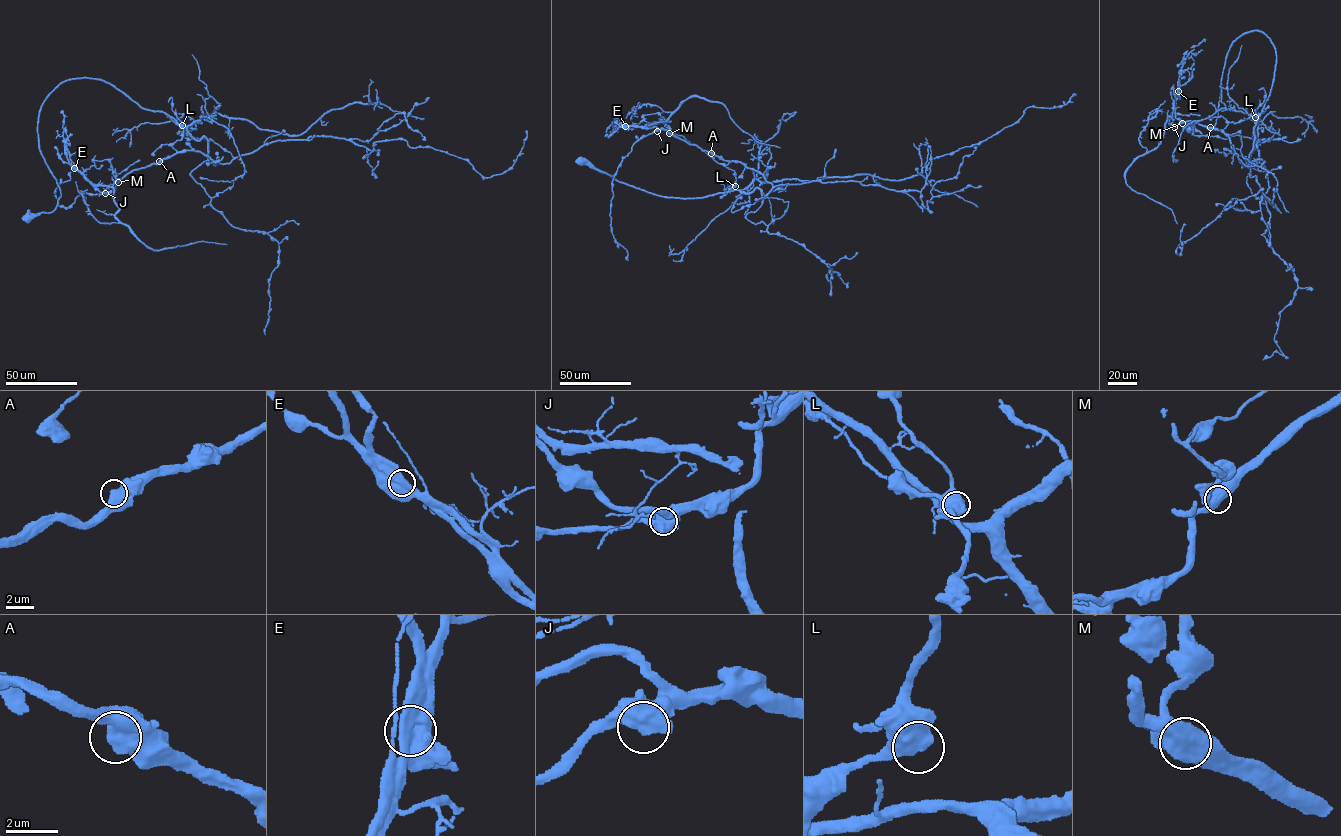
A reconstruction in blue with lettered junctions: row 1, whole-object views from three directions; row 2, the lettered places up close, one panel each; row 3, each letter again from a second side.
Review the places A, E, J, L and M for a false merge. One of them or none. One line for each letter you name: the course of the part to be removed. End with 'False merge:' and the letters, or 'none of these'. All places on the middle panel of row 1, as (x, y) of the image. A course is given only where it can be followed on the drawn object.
E: Course of the part to remove: (625, 126), (670, 122), (680, 103), (697, 97), (721, 103), (755, 140), (780, 148)
False merge: E

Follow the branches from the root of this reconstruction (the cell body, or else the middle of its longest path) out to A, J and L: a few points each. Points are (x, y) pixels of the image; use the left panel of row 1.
A: (28, 216), (60, 196), (37, 123), (65, 81), (103, 80), (172, 116), (183, 136), (159, 161)
J: (28, 216), (60, 196), (37, 123), (68, 80), (103, 80), (183, 129), (177, 152), (105, 193)
L: (28, 216), (53, 212), (60, 196), (40, 149), (37, 123), (41, 106), (62, 82), (103, 80), (182, 125)

